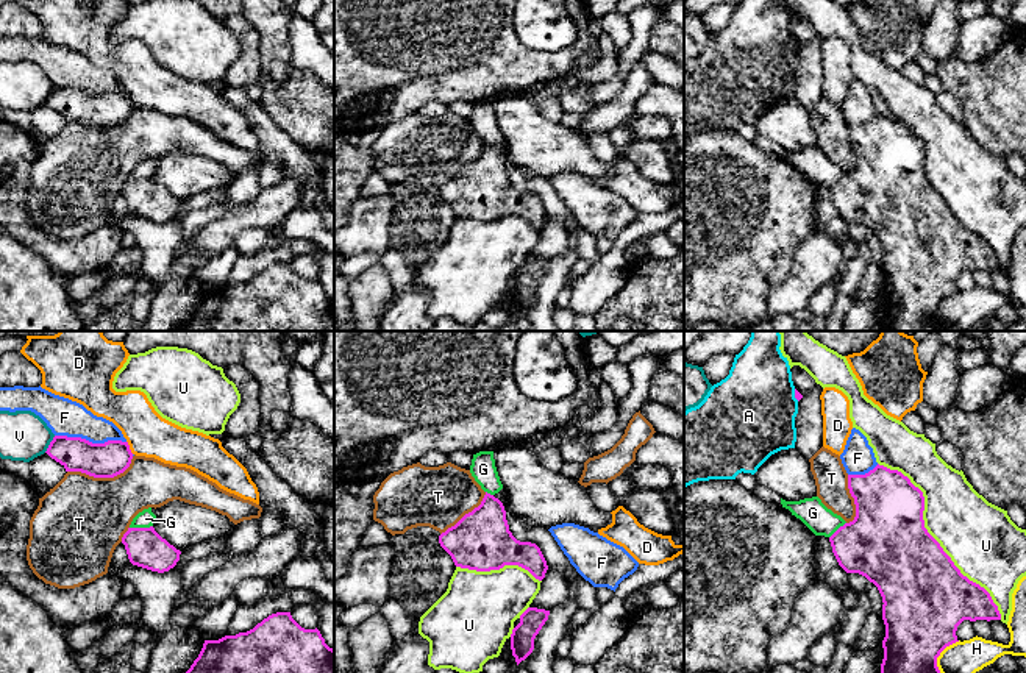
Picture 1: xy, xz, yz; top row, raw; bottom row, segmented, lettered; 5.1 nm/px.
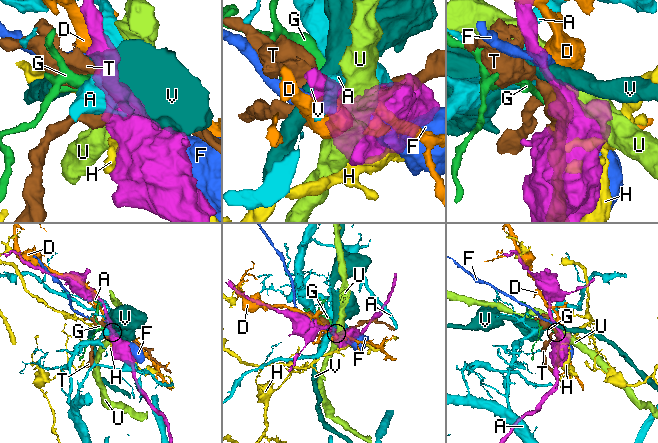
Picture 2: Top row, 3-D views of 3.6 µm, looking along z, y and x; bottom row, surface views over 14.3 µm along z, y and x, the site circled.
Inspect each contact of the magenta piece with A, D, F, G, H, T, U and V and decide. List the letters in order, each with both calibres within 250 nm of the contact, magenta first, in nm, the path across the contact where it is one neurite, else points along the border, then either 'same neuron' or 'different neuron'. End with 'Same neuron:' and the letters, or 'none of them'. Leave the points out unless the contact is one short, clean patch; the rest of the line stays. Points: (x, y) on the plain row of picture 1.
A: calibres 40 and 460 nm; different neuron
D: calibres 180 and 220 nm; different neuron
F: calibres 180 and 190 nm; different neuron
G: calibres 200 and 90 nm; border xy (152, 175), (130, 178); different neuron
H: calibres 400 and 190 nm; different neuron
T: calibres 180 and 440 nm; different neuron
U: calibres 420 and 360 nm; different neuron
V: calibres 180 and 260 nm; different neuron
Same neuron: none of them

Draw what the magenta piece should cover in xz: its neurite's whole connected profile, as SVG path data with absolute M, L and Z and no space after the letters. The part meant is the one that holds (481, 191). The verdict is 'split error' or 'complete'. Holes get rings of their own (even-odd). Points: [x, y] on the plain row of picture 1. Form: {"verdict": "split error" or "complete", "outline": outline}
{"verdict": "complete", "outline": "M487 142L478 158L439 186L439 194L461 219L490 222L518 215L539 231L548 220L540 198L512 186L503 153Z"}

